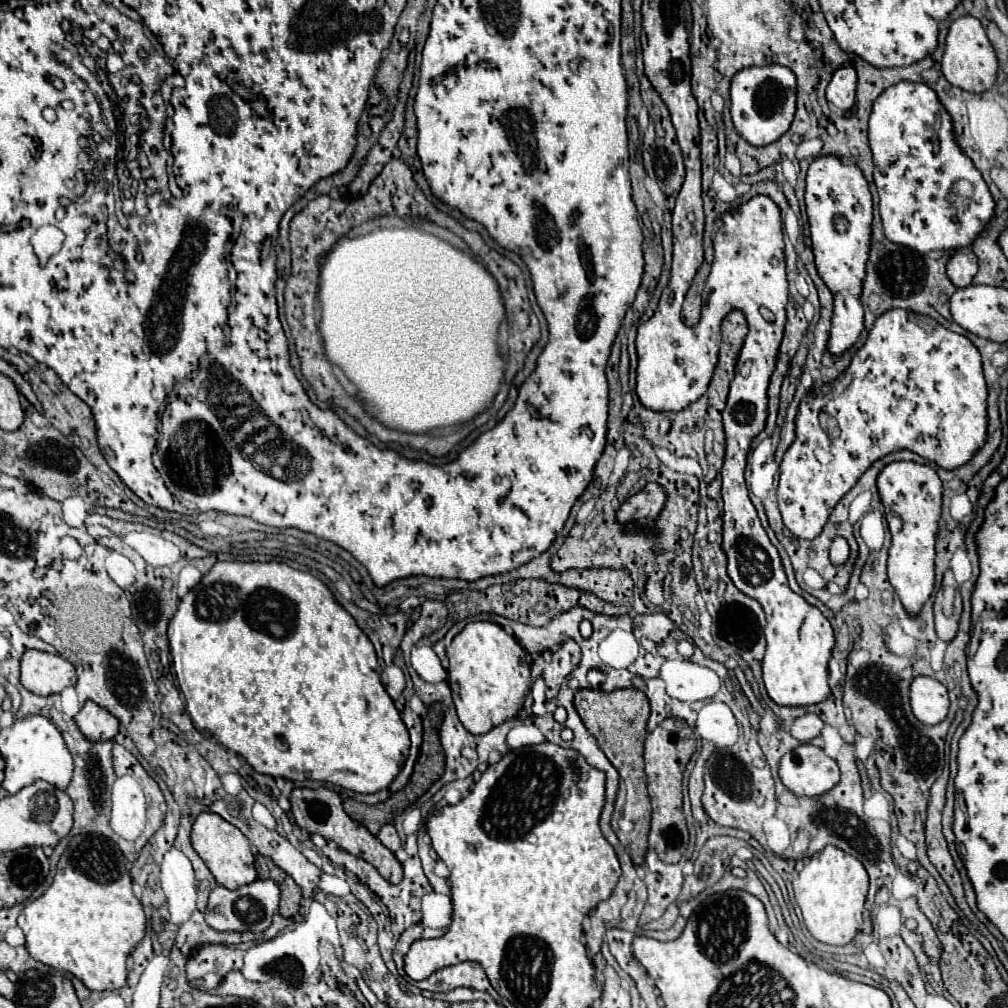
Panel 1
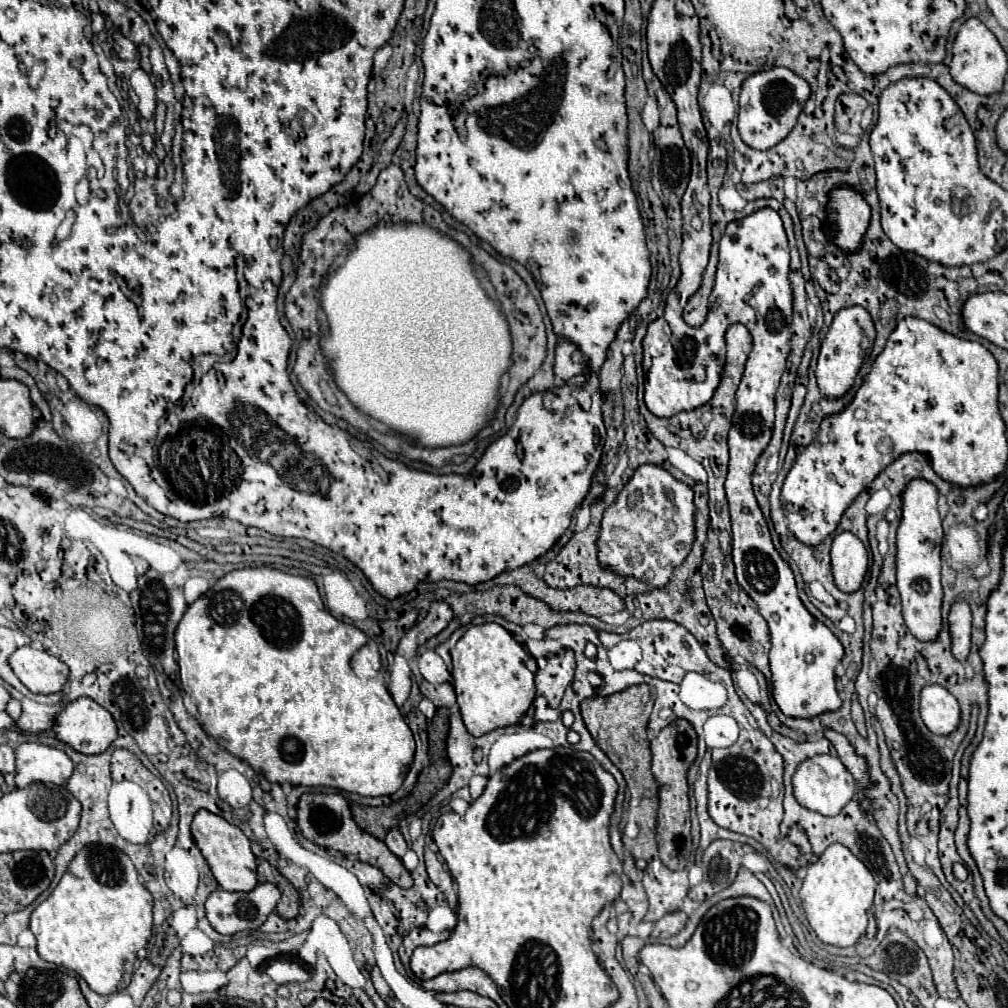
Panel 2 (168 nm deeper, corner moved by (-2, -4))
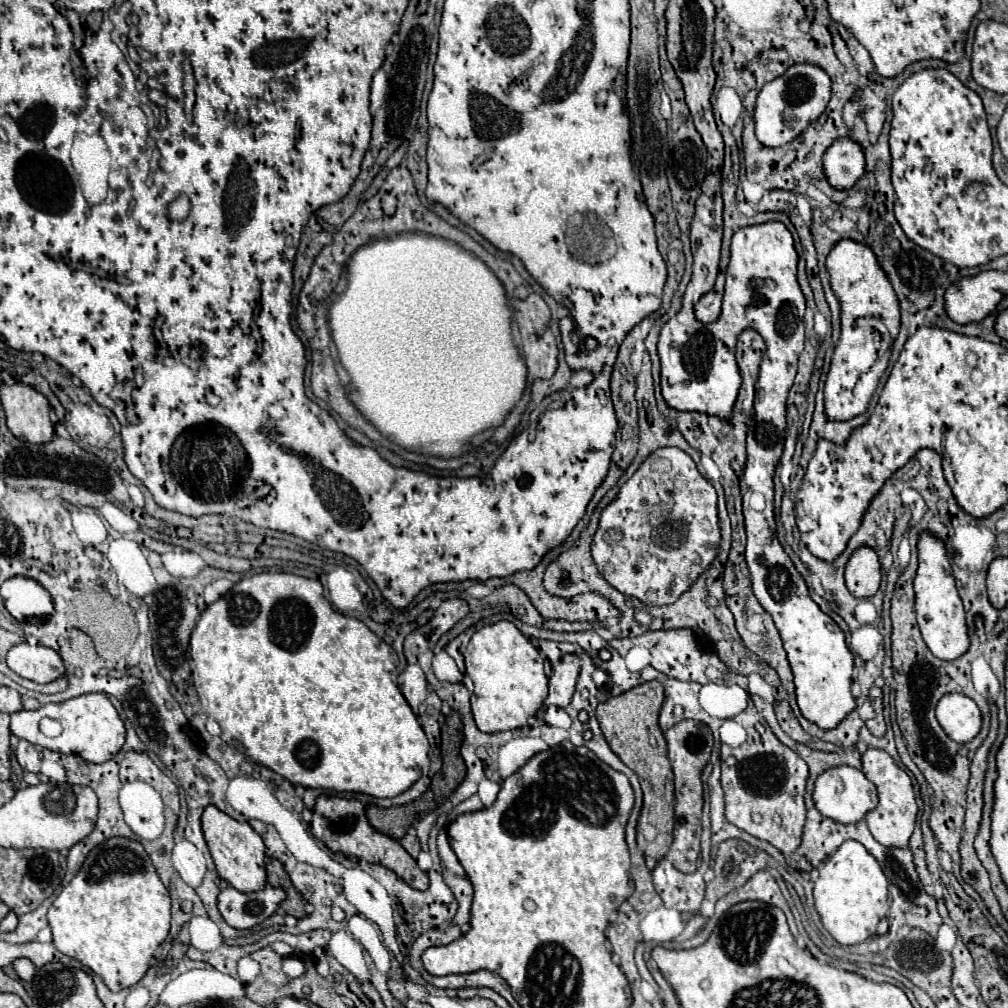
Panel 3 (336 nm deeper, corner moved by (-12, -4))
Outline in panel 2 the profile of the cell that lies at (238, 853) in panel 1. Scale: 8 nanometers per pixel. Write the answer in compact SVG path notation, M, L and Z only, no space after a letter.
M198 810L194 814L192 820L192 836L196 846L200 848L202 856L206 858L214 878L218 880L218 884L228 890L228 892L250 892L258 880L256 880L256 856L250 850L250 840L246 838L246 834L226 822L224 818L208 812L208 810Z

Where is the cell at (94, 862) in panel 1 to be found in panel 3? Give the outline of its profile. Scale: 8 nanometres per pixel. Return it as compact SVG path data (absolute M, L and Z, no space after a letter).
M110 838L88 854L80 872L62 888L60 896L48 910L48 924L58 952L82 962L96 976L100 976L112 992L120 992L142 980L154 950L168 938L170 896L140 842L130 838Z

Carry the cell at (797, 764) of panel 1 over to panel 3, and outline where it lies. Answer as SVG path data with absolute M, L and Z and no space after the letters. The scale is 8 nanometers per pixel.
M836 766L836 768L830 768L828 772L822 772L816 778L812 798L814 798L816 808L826 818L832 818L842 824L854 824L854 822L862 820L864 814L870 812L872 808L876 808L876 804L878 804L876 786L870 780L866 780L866 776L858 768L852 768L852 766Z

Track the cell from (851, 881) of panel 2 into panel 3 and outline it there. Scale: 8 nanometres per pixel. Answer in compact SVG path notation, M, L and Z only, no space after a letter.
M846 840L824 866L814 882L814 904L824 928L842 944L860 944L876 934L878 922L888 914L888 880L876 858L856 840Z

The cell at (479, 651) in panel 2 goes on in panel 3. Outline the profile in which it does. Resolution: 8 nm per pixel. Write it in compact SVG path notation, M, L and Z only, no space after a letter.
M496 622L474 632L466 654L465 674L474 682L470 704L474 722L482 732L504 732L526 726L548 696L548 678L544 674L544 658L532 642L512 624Z

